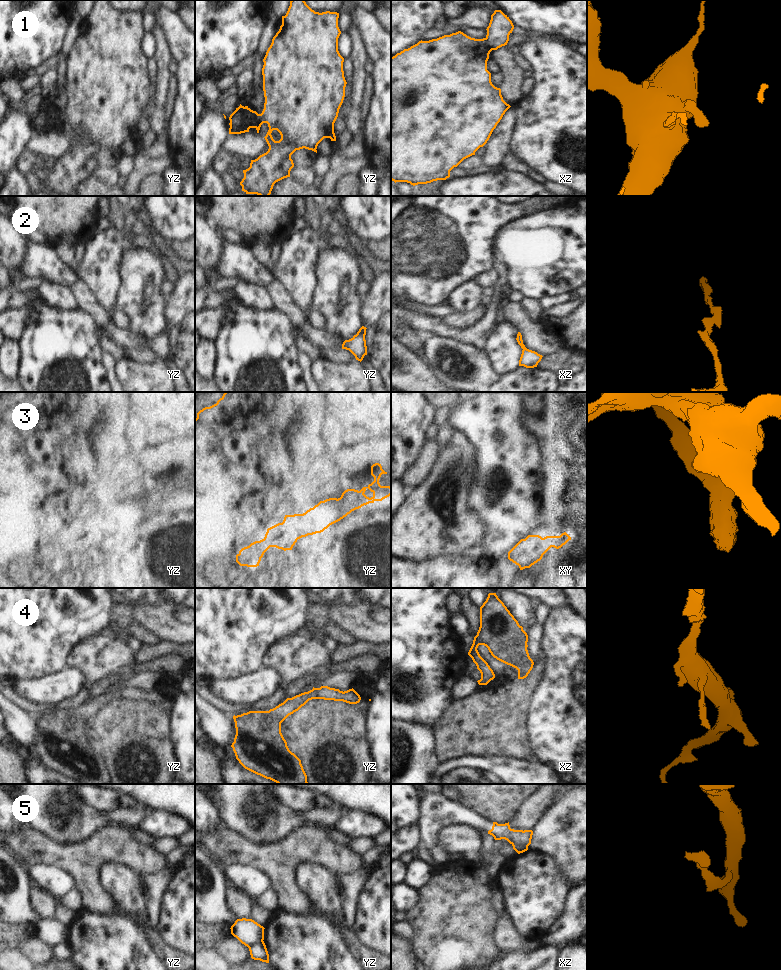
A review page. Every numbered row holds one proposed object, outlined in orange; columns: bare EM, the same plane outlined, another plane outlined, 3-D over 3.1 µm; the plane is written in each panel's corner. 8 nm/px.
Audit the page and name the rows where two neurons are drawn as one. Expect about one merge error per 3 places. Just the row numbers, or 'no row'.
1, 5

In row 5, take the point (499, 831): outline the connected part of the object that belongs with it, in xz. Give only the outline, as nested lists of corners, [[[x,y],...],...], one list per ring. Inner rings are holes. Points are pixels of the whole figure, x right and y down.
[[[493,822],[492,829],[488,831],[488,834],[492,835],[495,840],[505,839],[512,845],[521,845],[528,850],[533,831],[511,829],[509,822],[505,824]]]

